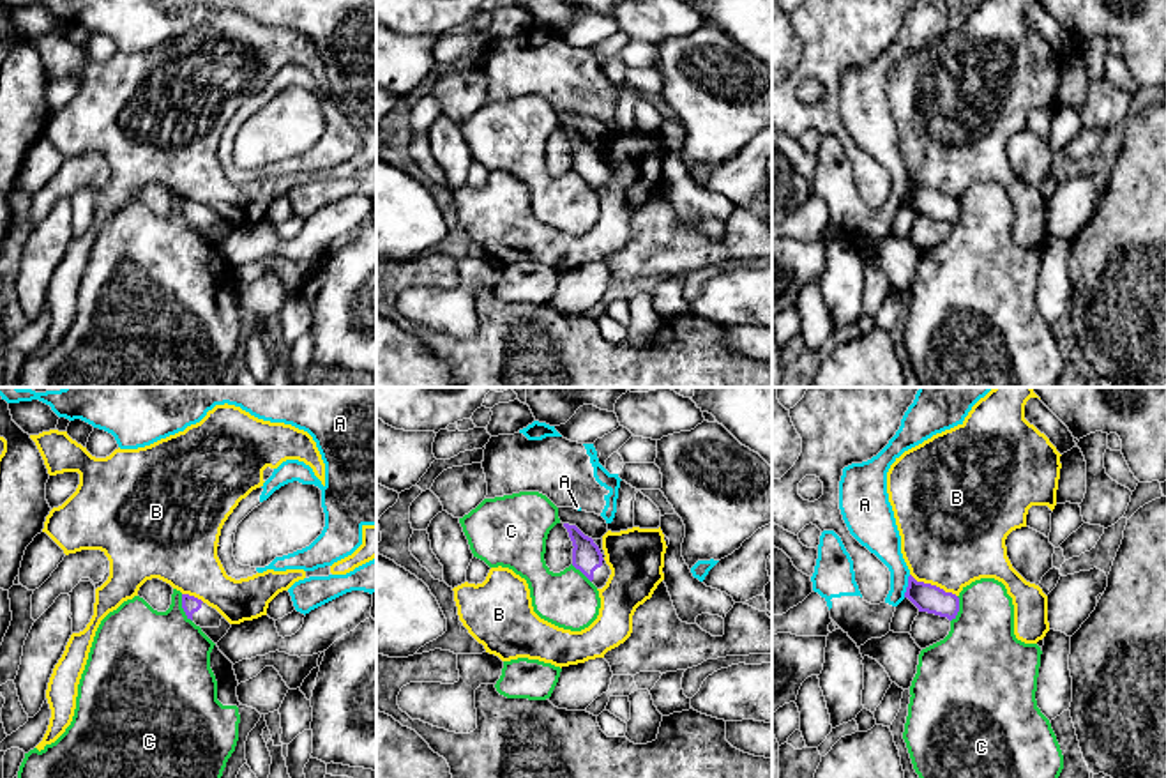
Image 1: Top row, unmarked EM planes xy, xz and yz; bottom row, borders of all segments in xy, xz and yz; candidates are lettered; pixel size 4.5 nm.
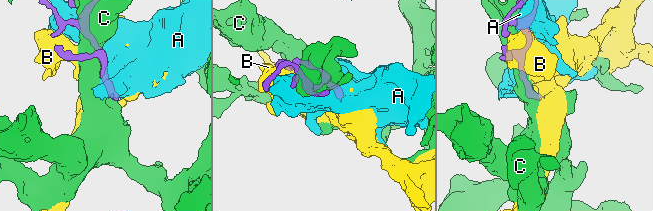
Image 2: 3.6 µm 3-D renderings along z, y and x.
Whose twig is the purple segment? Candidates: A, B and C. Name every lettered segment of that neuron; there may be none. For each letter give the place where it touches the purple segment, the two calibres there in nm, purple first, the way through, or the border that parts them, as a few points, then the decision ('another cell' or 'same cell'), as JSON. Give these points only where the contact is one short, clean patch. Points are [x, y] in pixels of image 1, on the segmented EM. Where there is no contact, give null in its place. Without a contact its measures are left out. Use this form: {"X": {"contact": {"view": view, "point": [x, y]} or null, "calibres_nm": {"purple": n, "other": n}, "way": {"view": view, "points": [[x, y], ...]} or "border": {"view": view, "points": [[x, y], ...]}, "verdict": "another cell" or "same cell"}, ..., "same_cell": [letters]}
{"A": {"contact": {"view": "yz", "point": [908, 586]}, "calibres_nm": {"purple": 130, "other": 160}, "verdict": "another cell"}, "B": {"contact": {"view": "yz", "point": [933, 586]}, "calibres_nm": {"purple": 130, "other": 460}, "verdict": "another cell"}, "C": {"contact": {"view": "xy", "point": [184, 609]}, "calibres_nm": {"purple": 80, "other": 440}, "verdict": "another cell"}, "same_cell": []}

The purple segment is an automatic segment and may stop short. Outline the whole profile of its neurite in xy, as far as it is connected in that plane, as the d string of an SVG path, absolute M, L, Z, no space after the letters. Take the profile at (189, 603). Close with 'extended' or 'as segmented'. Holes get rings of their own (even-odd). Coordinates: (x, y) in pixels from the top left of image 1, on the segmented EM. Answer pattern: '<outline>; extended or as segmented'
M182 594L182 608L187 619L191 619L200 628L221 626L223 615L216 608L208 606L207 603L194 596Z; extended

